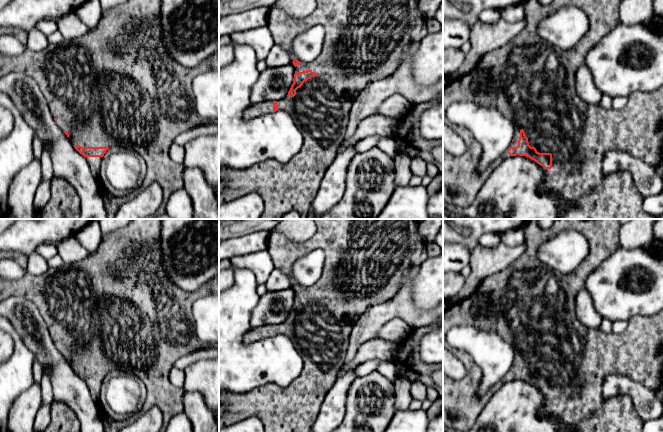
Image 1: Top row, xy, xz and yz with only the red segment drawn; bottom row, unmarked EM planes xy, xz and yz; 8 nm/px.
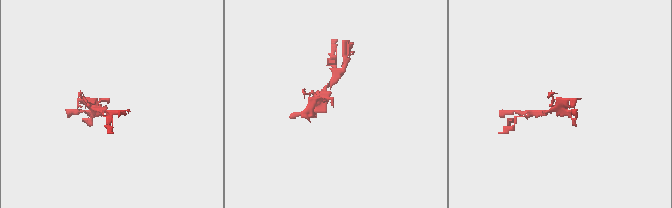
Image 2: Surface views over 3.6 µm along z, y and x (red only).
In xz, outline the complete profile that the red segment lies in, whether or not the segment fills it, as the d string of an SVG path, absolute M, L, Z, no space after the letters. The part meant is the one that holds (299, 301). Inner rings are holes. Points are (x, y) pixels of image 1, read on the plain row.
M313 219L313 221L316 223L315 234L301 243L288 240L280 232L270 231L267 251L274 268L280 269L290 277L296 294L293 308L285 322L253 328L242 338L245 344L251 344L278 334L289 337L296 344L304 361L302 372L285 388L276 384L266 384L246 393L220 394L219 400L226 405L226 409L225 413L219 416L219 430L247 418L258 417L263 422L264 432L311 432L324 396L337 380L345 363L353 324L369 307L385 303L397 295L404 272L412 267L411 257L416 240L421 238L419 224L414 219ZM316 248L325 251L324 269L315 284L304 288L296 283L291 267L298 258Z

